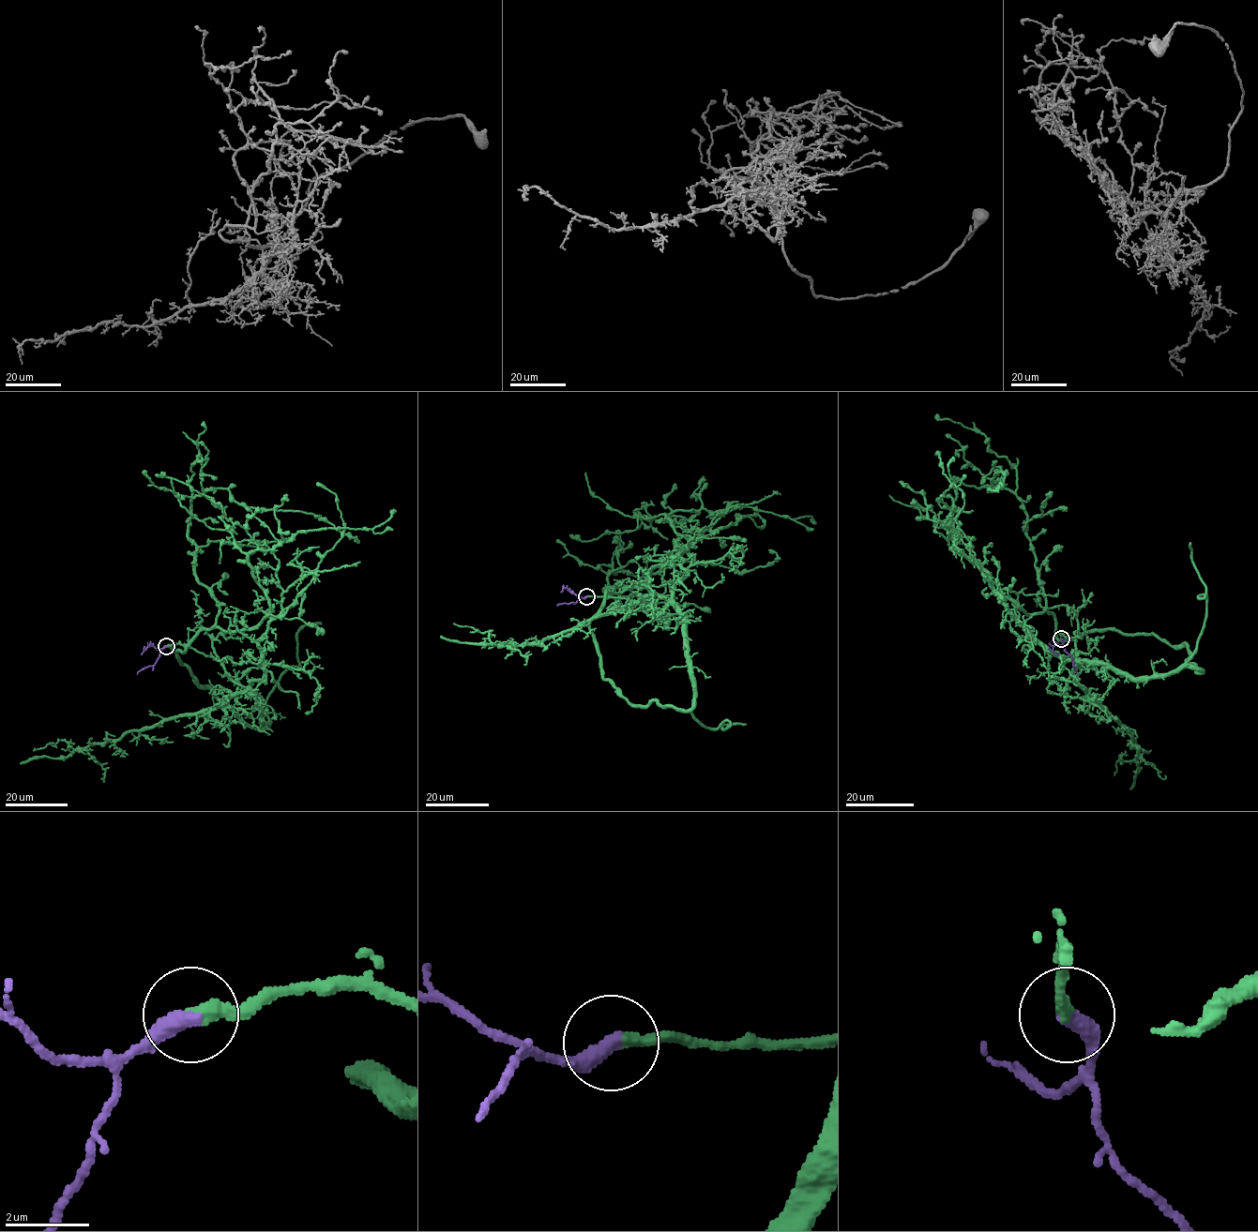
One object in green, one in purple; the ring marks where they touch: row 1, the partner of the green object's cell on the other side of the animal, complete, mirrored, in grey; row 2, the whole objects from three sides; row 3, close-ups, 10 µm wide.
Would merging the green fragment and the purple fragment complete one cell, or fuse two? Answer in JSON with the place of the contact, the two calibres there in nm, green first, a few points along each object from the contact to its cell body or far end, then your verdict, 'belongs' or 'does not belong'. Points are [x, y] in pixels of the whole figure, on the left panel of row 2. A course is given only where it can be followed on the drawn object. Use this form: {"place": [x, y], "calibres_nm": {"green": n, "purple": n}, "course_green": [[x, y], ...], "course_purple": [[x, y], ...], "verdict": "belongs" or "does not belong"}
{"place": [166, 646], "calibres_nm": {"green": 320, "purple": 440}, "course_green": [[167, 645], [247, 687], [264, 675], [270, 621], [217, 625], [188, 536], [191, 498], [226, 488], [349, 535]], "course_purple": [[167, 645], [155, 664], [137, 674]], "verdict": "belongs"}

